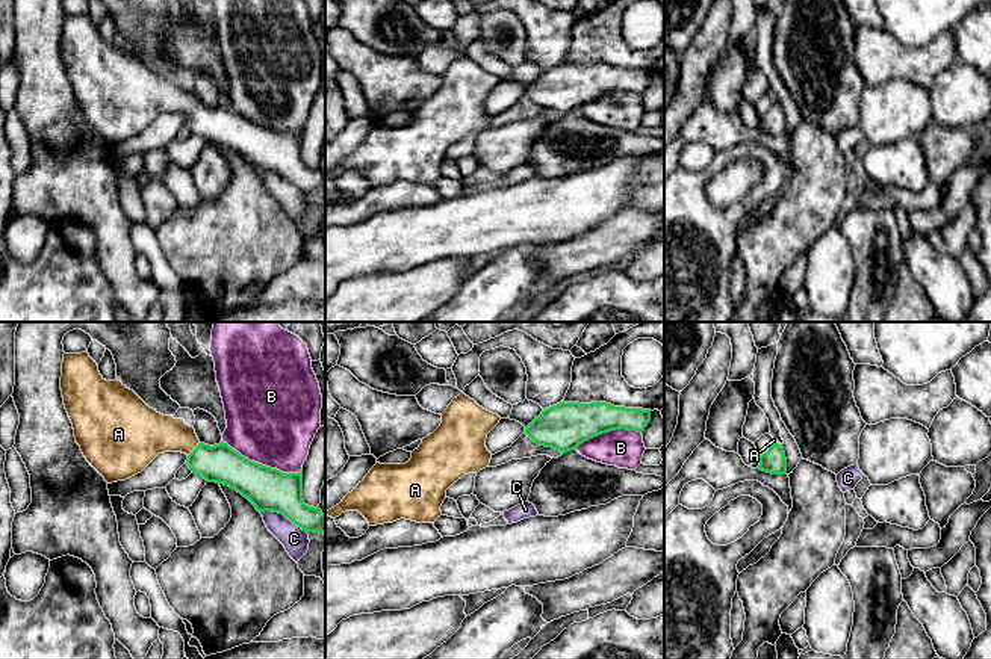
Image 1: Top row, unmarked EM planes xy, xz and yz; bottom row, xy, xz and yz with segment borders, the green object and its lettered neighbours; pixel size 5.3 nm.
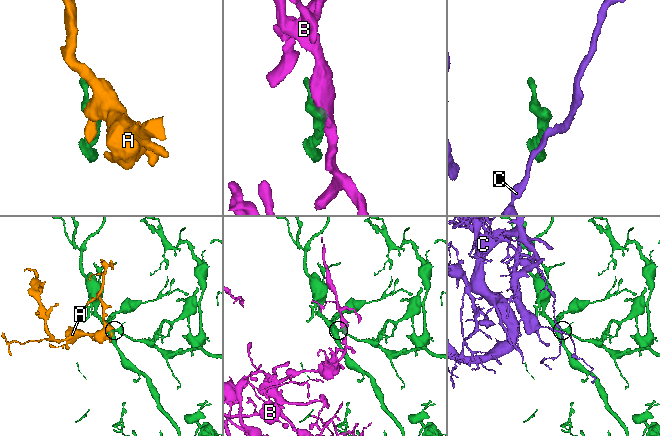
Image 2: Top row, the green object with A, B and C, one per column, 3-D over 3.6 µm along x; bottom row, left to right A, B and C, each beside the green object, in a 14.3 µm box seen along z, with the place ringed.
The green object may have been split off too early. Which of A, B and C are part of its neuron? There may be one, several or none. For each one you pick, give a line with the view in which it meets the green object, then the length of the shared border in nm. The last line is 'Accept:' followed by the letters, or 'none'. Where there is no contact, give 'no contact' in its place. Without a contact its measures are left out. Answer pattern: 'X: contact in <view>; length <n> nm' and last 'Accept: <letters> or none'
A: contact in xy; length 100 nm
Accept: A

